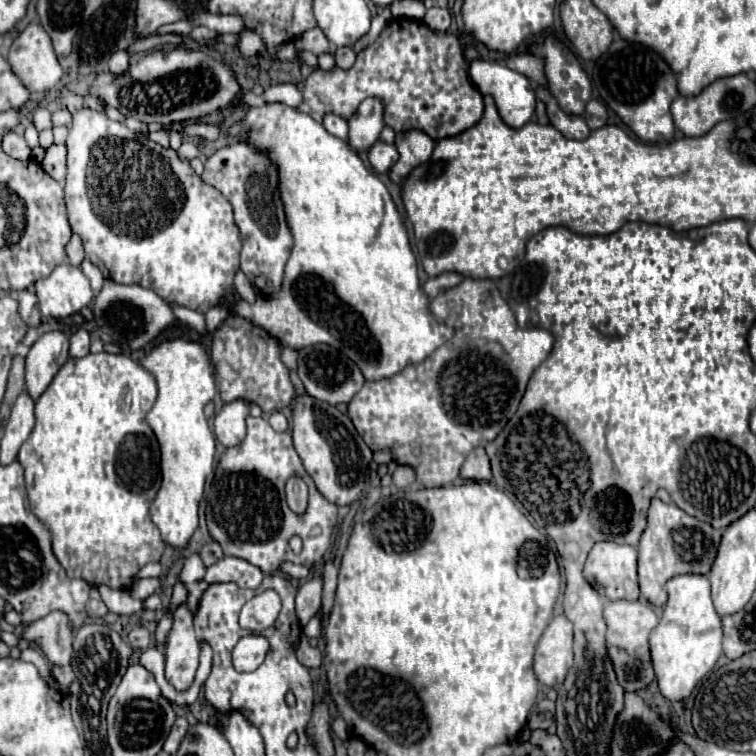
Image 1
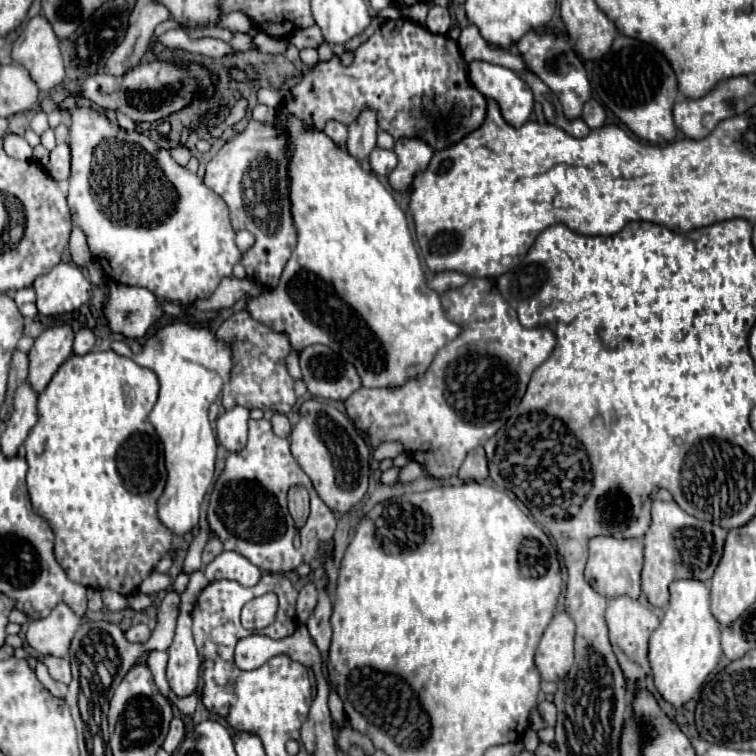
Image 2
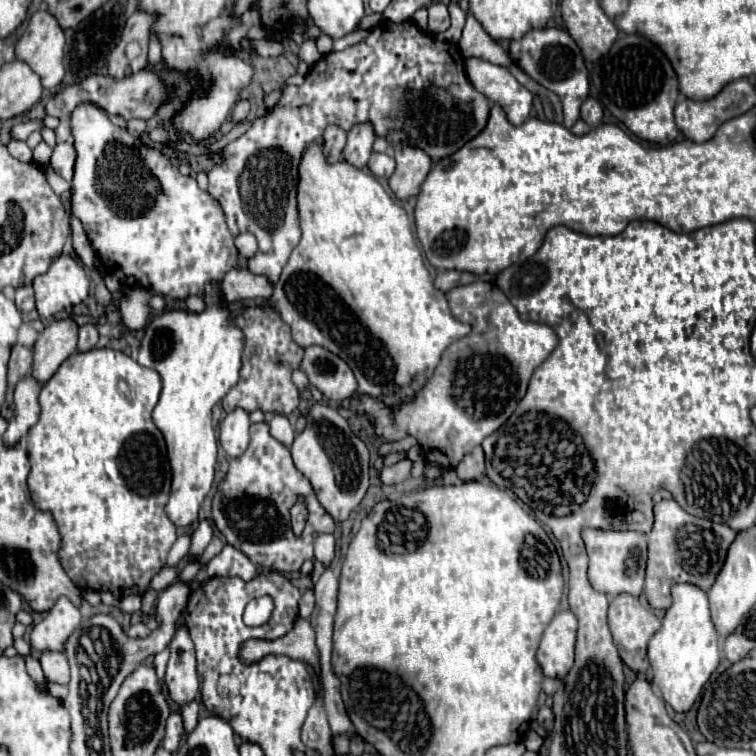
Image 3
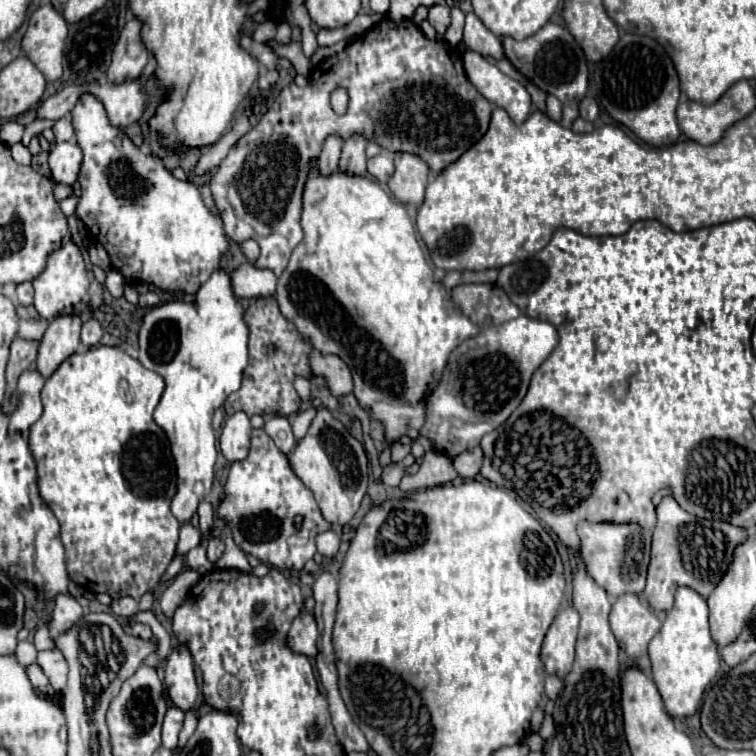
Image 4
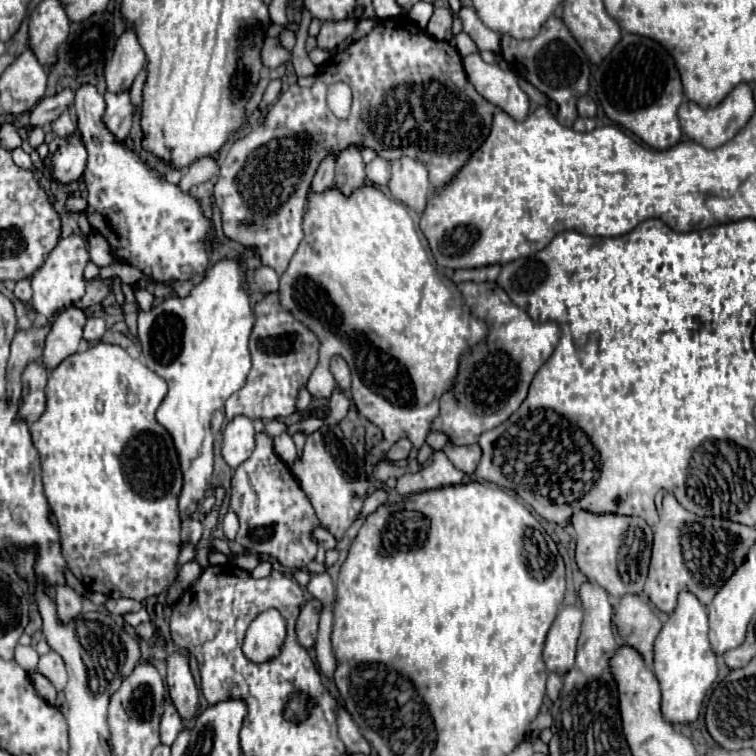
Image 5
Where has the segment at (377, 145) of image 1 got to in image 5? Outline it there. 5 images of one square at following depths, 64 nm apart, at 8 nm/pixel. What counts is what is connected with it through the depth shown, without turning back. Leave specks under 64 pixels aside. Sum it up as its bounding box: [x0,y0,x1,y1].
[366,156,390,186]

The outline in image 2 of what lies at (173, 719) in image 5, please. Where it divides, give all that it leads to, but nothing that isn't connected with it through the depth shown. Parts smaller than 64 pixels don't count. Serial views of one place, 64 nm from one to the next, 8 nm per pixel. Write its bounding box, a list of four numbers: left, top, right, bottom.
[162,718,184,754]

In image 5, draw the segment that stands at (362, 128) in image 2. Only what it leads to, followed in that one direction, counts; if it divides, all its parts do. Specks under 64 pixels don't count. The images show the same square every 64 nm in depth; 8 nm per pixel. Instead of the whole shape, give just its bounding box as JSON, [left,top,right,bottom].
[334,146,366,194]

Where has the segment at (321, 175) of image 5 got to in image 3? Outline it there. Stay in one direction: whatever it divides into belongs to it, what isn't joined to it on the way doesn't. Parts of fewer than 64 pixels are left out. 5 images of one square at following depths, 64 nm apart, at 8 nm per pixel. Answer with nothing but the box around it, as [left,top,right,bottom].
[324,124,346,162]

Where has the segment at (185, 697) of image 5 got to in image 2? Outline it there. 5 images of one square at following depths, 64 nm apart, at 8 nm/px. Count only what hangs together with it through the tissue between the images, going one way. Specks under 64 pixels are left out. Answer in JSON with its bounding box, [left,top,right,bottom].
[166,570,208,696]

